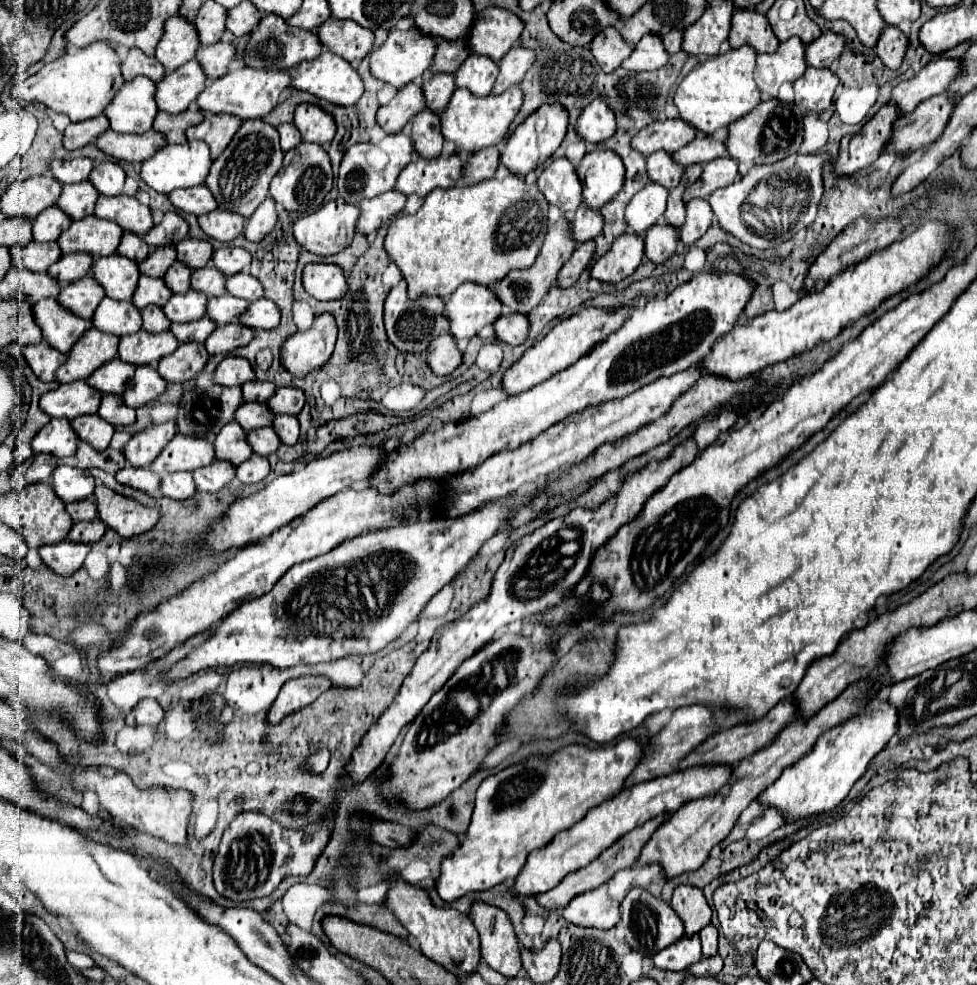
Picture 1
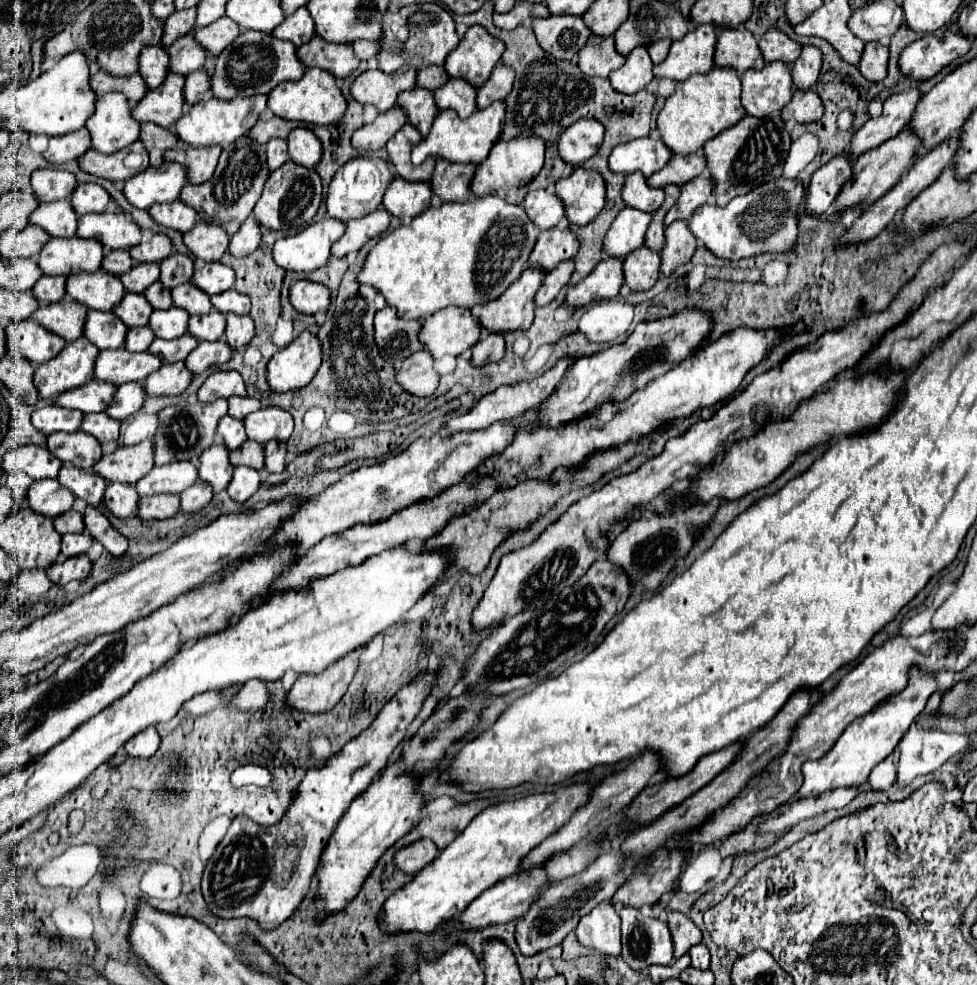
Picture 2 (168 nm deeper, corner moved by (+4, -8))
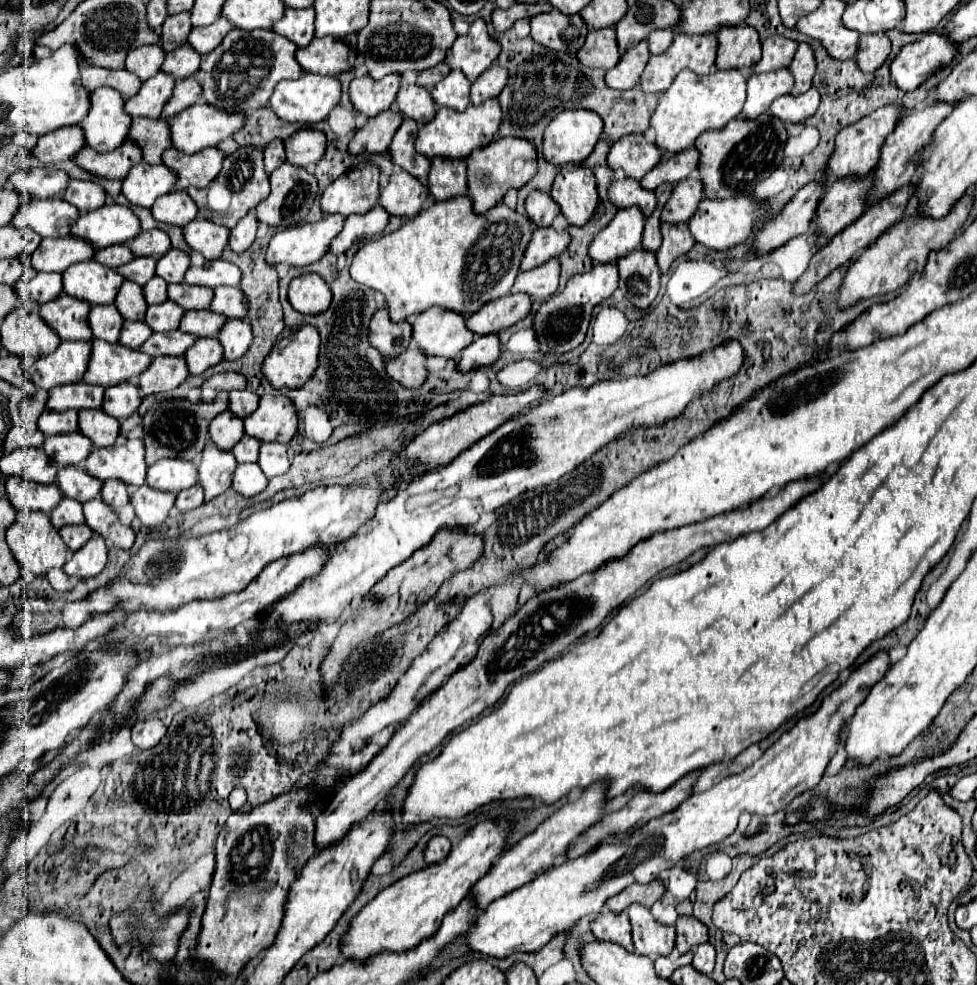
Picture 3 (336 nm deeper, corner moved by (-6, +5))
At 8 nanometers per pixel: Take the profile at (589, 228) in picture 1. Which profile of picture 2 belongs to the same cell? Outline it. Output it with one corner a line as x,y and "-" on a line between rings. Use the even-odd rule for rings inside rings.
551,228
543,230
535,242
533,254
529,256
527,266
537,270
553,270
563,260
571,260
577,254
577,238
569,228

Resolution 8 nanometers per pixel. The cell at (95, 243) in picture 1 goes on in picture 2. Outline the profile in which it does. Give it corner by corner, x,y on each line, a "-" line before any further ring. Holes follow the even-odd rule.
51,238
41,254
39,268
45,276
69,276
77,272
93,272
101,268
103,246
97,240

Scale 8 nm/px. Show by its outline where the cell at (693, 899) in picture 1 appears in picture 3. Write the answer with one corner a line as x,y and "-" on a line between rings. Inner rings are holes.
681,915
675,923
677,927
677,951
679,953
687,953
689,949
709,941
709,929
705,923
701,923
699,919
695,919
693,915

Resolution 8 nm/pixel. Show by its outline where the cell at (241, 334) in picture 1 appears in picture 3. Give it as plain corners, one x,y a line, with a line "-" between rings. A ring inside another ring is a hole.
211,337
197,339
195,345
191,349
187,349
185,359
187,359
187,365
191,369
191,375
199,375
207,367
217,365
223,359
223,345

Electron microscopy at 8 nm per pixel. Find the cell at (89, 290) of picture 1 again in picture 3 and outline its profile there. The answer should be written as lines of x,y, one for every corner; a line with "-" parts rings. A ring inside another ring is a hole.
63,293
55,301
41,305
39,315
63,341
79,341
91,339
91,329
87,325
89,309
91,305
87,301
79,301

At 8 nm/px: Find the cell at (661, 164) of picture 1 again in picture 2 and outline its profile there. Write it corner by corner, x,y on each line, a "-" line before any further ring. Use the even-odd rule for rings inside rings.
629,174
625,178
621,198
623,198
625,206
629,206
629,208
637,208
643,212
655,212
663,204
665,194
659,188
647,186
643,174

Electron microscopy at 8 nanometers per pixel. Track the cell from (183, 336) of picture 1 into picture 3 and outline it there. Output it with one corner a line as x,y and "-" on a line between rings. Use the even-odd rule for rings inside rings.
175,329
171,333
153,333
143,345
141,351
149,353
151,357
157,355
185,355
185,351
195,343
197,339
191,337
191,333
183,333
181,329

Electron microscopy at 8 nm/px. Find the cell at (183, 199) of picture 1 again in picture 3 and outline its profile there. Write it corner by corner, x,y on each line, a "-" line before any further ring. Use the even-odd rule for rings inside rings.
175,189
171,193
157,197
151,211
153,211
153,217
161,223
185,227
187,223
191,223
197,217
199,209
197,209
195,201
191,201
187,191

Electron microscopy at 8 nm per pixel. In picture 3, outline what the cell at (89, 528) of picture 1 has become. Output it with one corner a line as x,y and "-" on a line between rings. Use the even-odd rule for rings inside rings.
81,523
81,525
65,525
65,527
59,529
59,533
61,533
61,539
67,543
67,547
71,551
77,551
79,547
83,547
93,537
93,531
85,523

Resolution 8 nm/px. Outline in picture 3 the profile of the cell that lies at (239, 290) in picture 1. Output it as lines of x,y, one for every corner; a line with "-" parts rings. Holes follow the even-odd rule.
217,287
215,289
215,297
211,301
211,311
221,313
225,317
247,317
247,309
249,309
249,301
245,297
245,293
239,287

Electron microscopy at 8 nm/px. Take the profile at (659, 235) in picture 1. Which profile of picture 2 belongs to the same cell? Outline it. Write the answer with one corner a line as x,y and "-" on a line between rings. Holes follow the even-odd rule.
641,246
633,250
629,258
623,260
623,280
631,288
631,292
645,292
653,288
659,278
661,258
657,252

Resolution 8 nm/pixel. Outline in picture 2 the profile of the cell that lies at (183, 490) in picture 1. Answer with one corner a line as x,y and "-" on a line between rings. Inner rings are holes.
155,494
155,496
143,496
139,498
137,506
137,518
141,522
151,520
165,520
179,512
179,496
175,494

